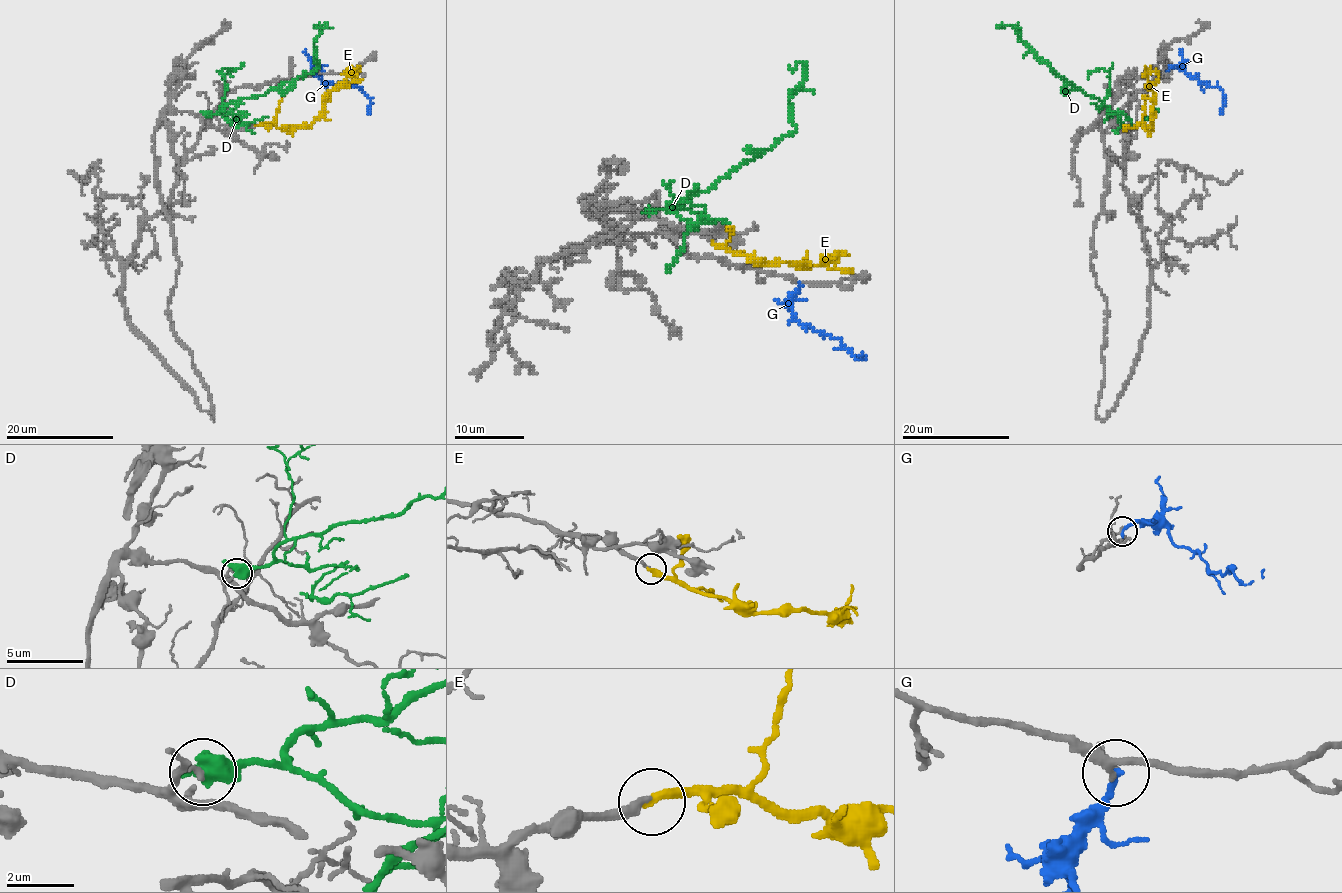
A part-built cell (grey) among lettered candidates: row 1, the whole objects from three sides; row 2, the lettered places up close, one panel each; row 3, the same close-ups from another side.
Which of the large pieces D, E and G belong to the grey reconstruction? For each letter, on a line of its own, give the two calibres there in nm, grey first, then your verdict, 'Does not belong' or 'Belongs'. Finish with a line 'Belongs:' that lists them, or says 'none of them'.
D: Thickness 200 nm (grey) against 750 nm. Does not belong
E: Thickness 240 nm (grey) against 320 nm. Belongs
G: Thickness 180 nm (grey) against 240 nm. Does not belong
Belongs: E

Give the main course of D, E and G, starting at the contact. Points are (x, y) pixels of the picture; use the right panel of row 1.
D: (1111, 116), (1099, 98), (1075, 89), (1041, 61), (1018, 32), (1010, 26), (997, 27), (1001, 28), (999, 24)
E: (1136, 125), (1151, 125), (1153, 86), (1148, 81), (1144, 65)
G: (1168, 69), (1179, 66), (1200, 84), (1217, 86), (1223, 93), (1223, 113)

